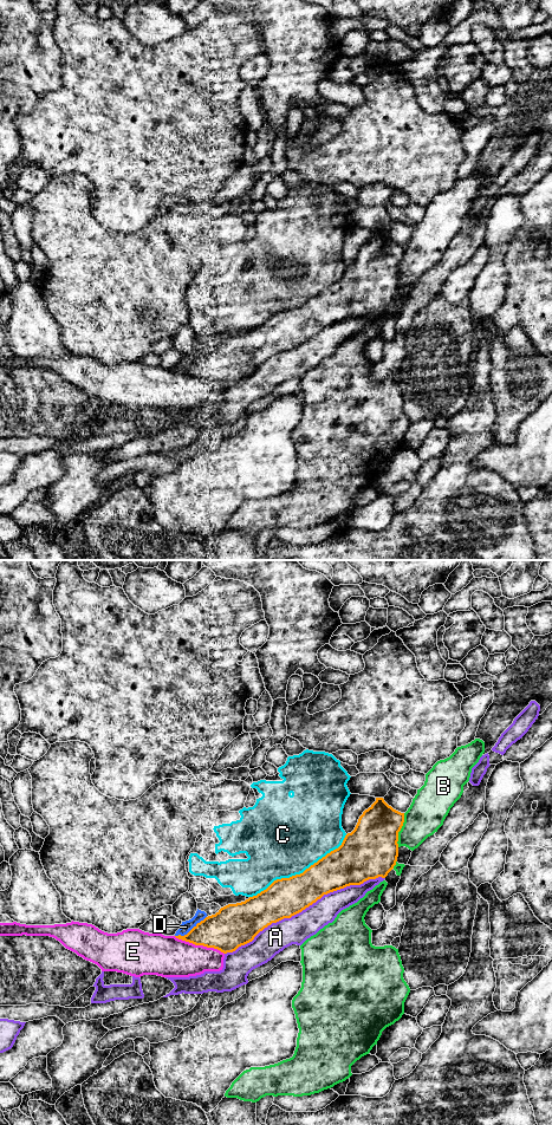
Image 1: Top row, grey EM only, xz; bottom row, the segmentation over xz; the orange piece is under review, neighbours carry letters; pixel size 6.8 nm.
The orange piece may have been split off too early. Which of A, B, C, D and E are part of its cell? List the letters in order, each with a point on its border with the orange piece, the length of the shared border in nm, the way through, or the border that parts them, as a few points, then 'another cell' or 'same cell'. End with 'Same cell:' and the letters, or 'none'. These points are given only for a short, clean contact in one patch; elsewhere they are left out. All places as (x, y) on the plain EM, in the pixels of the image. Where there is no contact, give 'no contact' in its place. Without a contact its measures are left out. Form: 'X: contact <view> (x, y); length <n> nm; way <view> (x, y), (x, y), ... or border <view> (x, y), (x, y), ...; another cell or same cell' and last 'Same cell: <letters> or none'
A: contact xz (304, 342); length 1200 nm; another cell
B: contact xz (400, 262); length 240 nm; another cell
C: contact xz (300, 306); length 800 nm; another cell
D: contact xz (192, 362); length 260 nm; another cell
E: contact xz (199, 377); length 360 nm; another cell
Same cell: none

